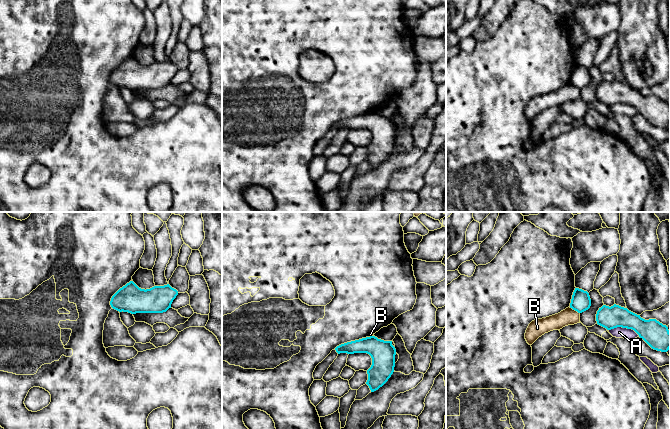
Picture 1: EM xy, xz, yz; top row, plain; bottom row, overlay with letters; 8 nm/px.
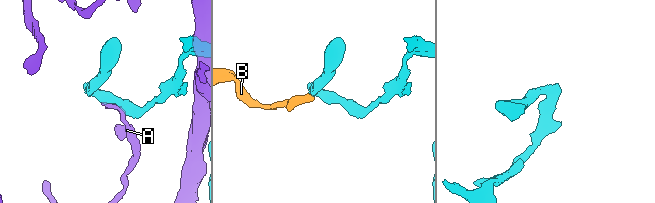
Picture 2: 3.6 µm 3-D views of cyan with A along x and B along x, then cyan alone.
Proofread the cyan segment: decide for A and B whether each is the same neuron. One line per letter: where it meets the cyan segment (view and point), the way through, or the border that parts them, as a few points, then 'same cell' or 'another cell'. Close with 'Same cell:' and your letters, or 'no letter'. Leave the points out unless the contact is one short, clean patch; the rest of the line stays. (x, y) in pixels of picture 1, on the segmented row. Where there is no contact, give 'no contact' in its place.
A: yz (624, 327) | along yz (609, 329), (617, 327), (631, 328), (639, 336) | another cell
B: yz (574, 309) | along yz (569, 307), (579, 313) | another cell
Same cell: no letter

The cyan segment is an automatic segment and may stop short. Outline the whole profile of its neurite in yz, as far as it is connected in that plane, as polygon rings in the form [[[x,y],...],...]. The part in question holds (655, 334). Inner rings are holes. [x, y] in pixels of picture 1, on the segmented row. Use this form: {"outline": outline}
{"outline": [[[616,304],[611,307],[603,305],[597,311],[596,321],[598,325],[606,328],[607,330],[617,327],[632,329],[654,350],[667,352],[670,349],[670,332],[666,325],[663,325],[656,319],[645,320],[641,318],[640,315],[629,311],[627,308]]]}

